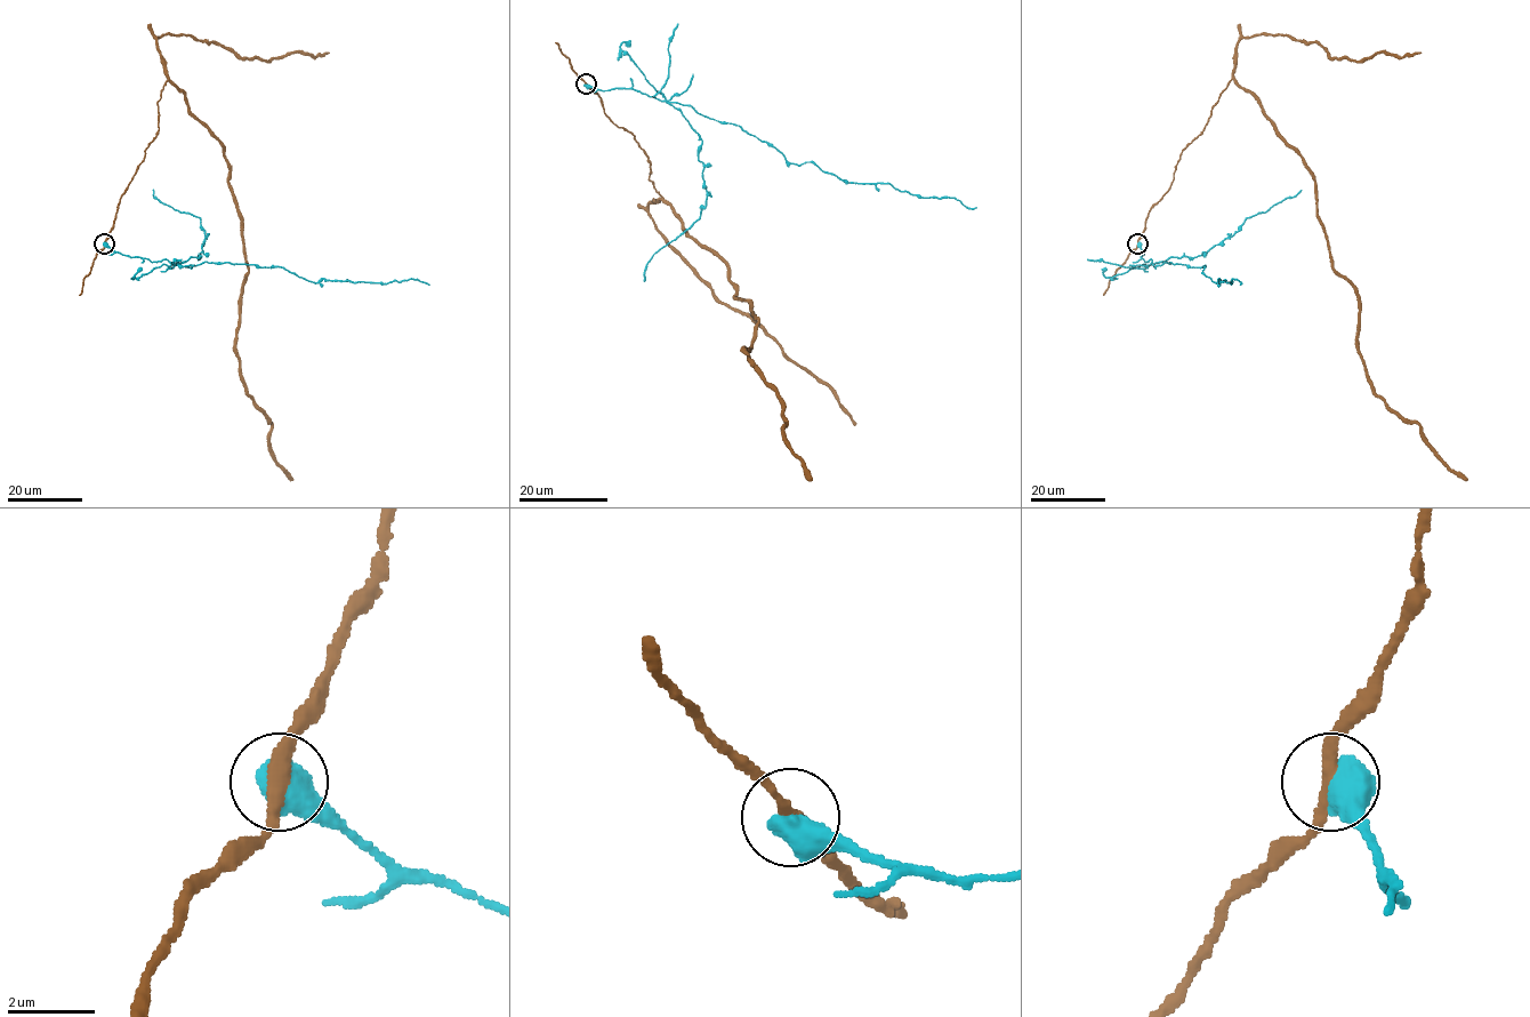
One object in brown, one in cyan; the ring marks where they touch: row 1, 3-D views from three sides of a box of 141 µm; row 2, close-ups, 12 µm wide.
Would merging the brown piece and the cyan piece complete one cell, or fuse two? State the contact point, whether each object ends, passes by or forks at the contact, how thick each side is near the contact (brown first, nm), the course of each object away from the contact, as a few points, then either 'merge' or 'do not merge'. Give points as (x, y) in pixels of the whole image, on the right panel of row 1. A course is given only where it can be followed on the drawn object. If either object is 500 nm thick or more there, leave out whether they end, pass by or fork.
at (1137, 243); 320 nm thick on the brown side, 750 nm on the other; brown runs (1137, 243), (1181, 152), (1234, 79), (1314, 182), (1331, 267), (1357, 296), (1370, 387), (1467, 480); cyan runs (1137, 243), (1141, 257), (1154, 267), (1165, 262), (1204, 266), (1216, 282), (1237, 279), (1240, 285); do not merge

